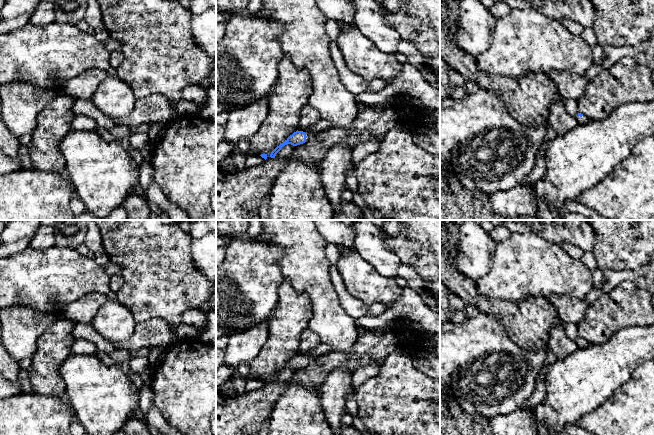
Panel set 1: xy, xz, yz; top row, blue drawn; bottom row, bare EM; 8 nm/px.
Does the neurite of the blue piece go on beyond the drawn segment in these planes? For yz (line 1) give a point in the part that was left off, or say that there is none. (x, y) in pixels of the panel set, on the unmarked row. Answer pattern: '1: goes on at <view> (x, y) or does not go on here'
1: goes on at yz (581, 344)

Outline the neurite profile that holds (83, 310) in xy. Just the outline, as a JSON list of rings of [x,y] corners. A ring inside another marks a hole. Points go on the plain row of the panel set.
[[[97,292],[87,294],[65,307],[61,316],[75,323],[92,323],[96,313],[108,300],[106,294]]]

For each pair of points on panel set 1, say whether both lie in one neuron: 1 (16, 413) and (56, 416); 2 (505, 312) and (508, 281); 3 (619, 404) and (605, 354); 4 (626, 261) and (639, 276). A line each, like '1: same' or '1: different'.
1: same
2: different
3: different
4: different

